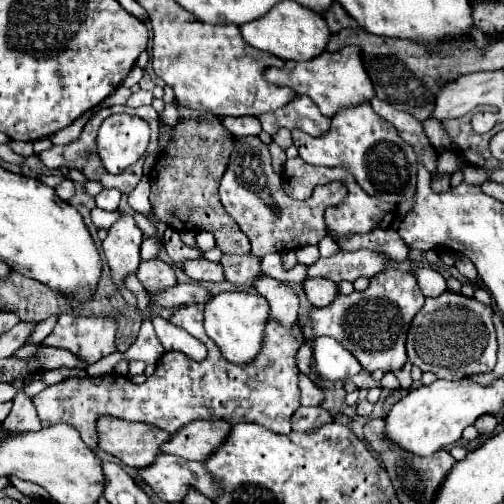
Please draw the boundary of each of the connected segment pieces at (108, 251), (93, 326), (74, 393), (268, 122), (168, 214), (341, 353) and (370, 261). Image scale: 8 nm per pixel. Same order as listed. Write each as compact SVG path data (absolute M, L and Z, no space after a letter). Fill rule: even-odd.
M124 214L124 218L120 218L112 230L108 230L106 240L102 242L102 250L112 272L112 282L118 288L124 286L124 278L128 274L134 274L138 270L140 242L142 232L130 214Z
M64 314L56 320L54 330L42 340L42 346L70 350L86 364L94 364L102 356L114 352L116 328L112 318L80 318Z
M200 304L178 308L170 316L170 322L188 334L198 336L200 342L208 346L208 356L202 362L194 362L182 352L164 352L158 360L156 372L146 378L144 384L132 384L118 374L106 374L100 378L66 378L32 396L42 428L60 422L70 424L80 432L84 444L92 450L98 446L96 422L100 416L146 422L166 430L168 434L176 434L192 420L226 420L230 424L252 422L276 434L290 434L290 418L300 406L300 372L296 368L296 352L304 344L304 334L298 320L292 330L286 330L278 320L268 322L268 342L256 362L248 366L232 366L220 358L216 344L204 332L204 308Z
M298 96L296 102L290 102L284 110L276 110L276 114L264 114L260 122L270 136L274 136L278 128L298 128L310 136L322 136L330 128L330 118L326 118L308 96Z
M216 116L176 124L170 144L164 148L150 174L150 202L154 206L156 218L176 232L206 230L214 234L216 244L224 254L248 254L250 242L246 234L226 214L218 198L218 184L228 166L232 146L232 134L222 126L220 118Z
M328 336L316 338L314 362L318 376L324 380L348 380L362 370L360 362L344 346Z
M358 250L358 252L338 252L330 258L320 258L314 264L308 266L306 280L308 278L328 278L332 282L354 282L360 276L376 276L386 268L388 260L376 252L370 250Z

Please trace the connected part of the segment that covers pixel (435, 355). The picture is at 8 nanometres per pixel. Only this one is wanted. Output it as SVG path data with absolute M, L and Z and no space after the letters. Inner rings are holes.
M450 290L436 298L426 298L420 312L412 318L412 324L410 324L410 330L406 336L408 362L418 366L422 372L432 372L444 380L460 380L460 378L466 378L472 374L492 372L496 366L496 350L498 350L492 314L494 314L492 308L484 306L476 298L468 298L464 294L454 294Z

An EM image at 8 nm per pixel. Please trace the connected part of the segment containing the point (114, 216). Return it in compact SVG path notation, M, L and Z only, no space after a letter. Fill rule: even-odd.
M94 208L92 210L92 222L96 228L104 228L108 230L122 214L116 210L116 212L106 212L106 210L100 210L100 208Z

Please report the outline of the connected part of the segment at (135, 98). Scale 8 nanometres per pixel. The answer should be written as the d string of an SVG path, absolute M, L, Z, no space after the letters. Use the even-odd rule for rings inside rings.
M138 90L138 92L134 92L134 94L128 98L126 106L130 106L130 108L138 108L138 106L144 106L144 104L150 104L150 102L152 102L152 92Z

